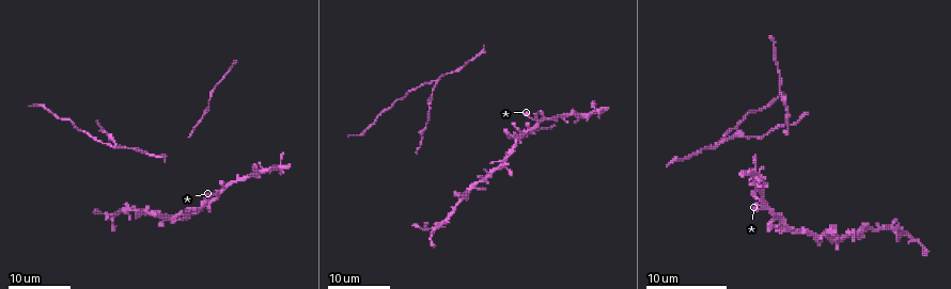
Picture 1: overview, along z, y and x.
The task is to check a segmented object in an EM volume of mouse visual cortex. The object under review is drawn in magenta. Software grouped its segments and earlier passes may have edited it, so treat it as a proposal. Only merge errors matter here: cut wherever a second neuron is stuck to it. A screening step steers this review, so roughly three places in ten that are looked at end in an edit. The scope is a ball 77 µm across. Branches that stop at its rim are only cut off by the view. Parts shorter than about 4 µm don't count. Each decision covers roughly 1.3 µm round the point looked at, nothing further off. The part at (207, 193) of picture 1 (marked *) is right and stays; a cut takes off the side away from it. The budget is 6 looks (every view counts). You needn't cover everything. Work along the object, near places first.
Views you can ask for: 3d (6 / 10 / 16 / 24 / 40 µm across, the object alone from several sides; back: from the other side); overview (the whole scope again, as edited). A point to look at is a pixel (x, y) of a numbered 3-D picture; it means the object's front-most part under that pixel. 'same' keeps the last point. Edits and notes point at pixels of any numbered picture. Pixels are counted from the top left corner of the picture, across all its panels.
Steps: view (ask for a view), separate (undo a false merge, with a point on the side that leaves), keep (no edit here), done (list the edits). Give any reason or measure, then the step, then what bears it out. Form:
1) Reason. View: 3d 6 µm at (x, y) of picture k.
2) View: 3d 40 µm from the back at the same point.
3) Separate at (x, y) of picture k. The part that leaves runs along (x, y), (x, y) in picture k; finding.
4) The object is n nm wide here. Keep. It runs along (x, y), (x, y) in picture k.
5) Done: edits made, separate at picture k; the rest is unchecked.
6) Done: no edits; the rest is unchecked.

Four arms meet. View: 3d 16 µm at (538, 122) of picture 1.

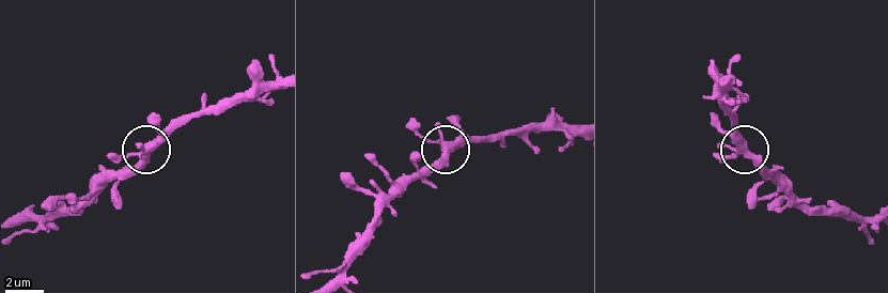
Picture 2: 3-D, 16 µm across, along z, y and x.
Closer look. View: 3d 10 µm at (444, 154) of picture 2.

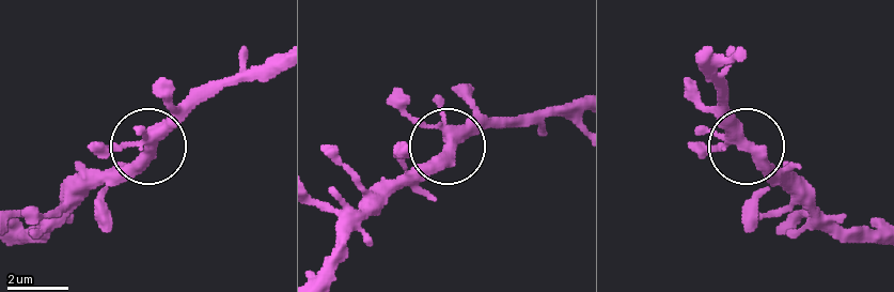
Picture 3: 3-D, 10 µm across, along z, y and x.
The object is 360 nm wide here. Keep. It runs along (392, 92), (407, 112), (448, 138), (473, 112), (468, 85) in picture 3; all the same neuron.

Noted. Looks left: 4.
Calibre changes. View: 3d 16 µm at (425, 127) of picture 1.

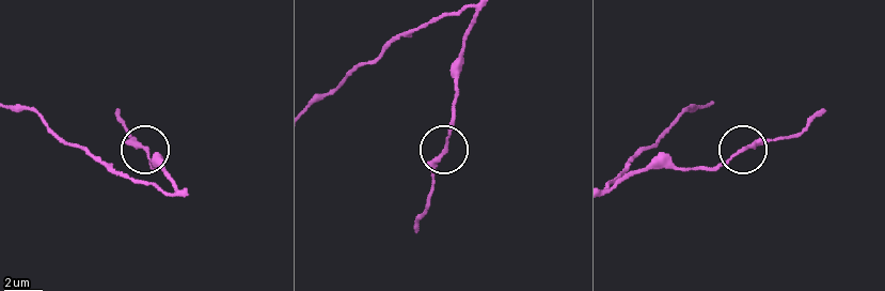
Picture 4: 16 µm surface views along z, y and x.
Zoom in. View: 3d 6 µm at (740, 151) of picture 4.

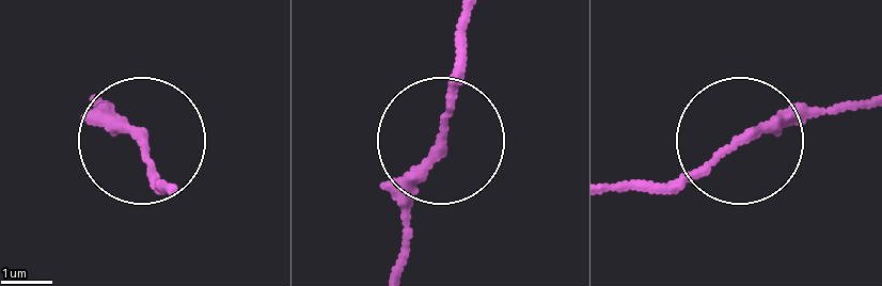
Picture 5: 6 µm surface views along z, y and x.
Keep. It runs along (167, 184), (95, 99) in picture 5; all the same neuron.

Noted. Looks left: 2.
Done: no edits; the rest is unchecked.

